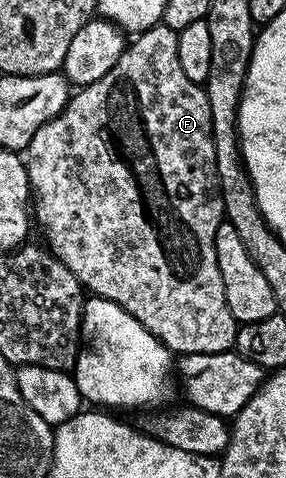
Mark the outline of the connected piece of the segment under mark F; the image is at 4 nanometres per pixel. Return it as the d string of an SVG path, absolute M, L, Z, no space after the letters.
M161 23L150 27L145 33L135 34L125 44L118 63L114 63L114 67L110 67L110 71L106 71L98 83L77 88L71 94L68 106L54 119L38 127L38 131L34 131L34 139L30 139L26 150L26 164L28 183L34 194L34 213L40 216L44 224L44 233L49 241L47 244L89 294L110 299L118 303L118 307L130 311L130 315L134 315L134 319L138 319L138 323L142 323L142 327L154 334L173 355L226 353L235 346L238 323L234 315L230 315L226 291L222 287L222 271L218 271L214 251L214 235L225 216L224 200L218 183L218 163L214 155L210 99L206 99L203 85L194 83L194 79L189 79L182 72L178 59L177 30Z

